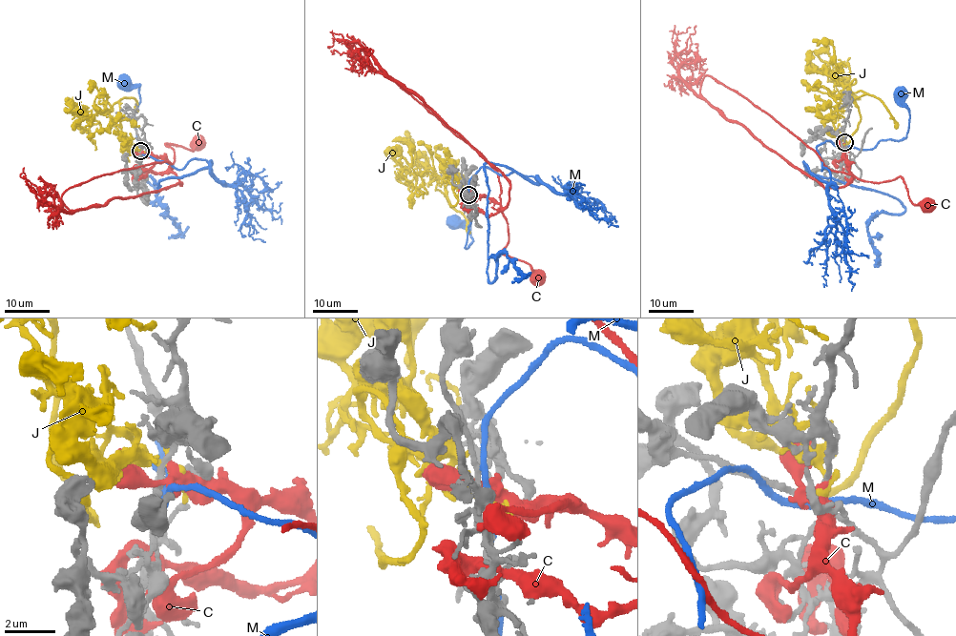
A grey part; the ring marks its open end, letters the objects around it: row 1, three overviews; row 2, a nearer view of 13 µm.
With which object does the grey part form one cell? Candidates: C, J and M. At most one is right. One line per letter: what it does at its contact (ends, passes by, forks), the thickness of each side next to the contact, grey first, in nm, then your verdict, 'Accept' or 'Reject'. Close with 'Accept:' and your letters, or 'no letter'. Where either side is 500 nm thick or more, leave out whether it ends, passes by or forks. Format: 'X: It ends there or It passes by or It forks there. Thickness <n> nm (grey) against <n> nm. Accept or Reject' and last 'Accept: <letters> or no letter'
C: It passes by. Thickness 160 nm (grey) against 340 nm. Reject
J: It passes by. Thickness 170 nm (grey) against 280 nm. Accept
M: It passes by. Thickness 220 nm (grey) against 240 nm. Reject
Accept: J

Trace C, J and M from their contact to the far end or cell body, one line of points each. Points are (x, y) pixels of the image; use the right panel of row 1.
C: (844, 143), (845, 164), (857, 178), (873, 182), (899, 176), (912, 203), (929, 203)
J: (844, 143), (824, 129), (846, 144), (863, 92), (830, 76), (846, 88), (837, 114)
M: (842, 146), (873, 149), (881, 140), (902, 139), (906, 136), (909, 110), (901, 93)

